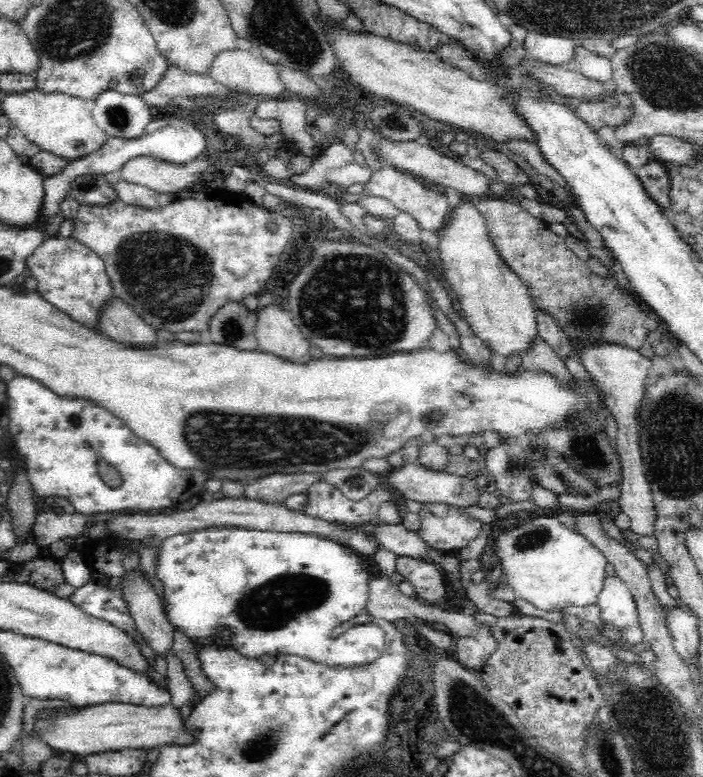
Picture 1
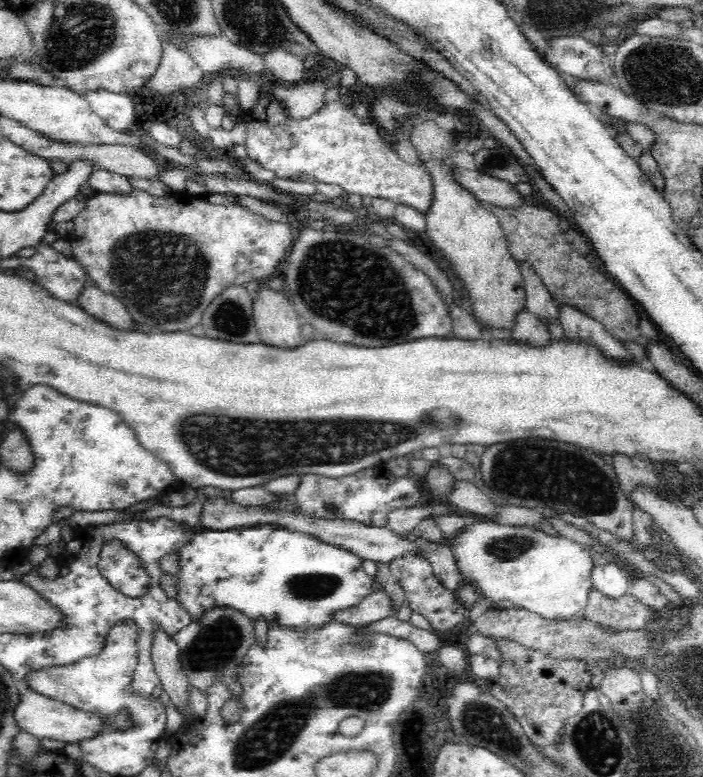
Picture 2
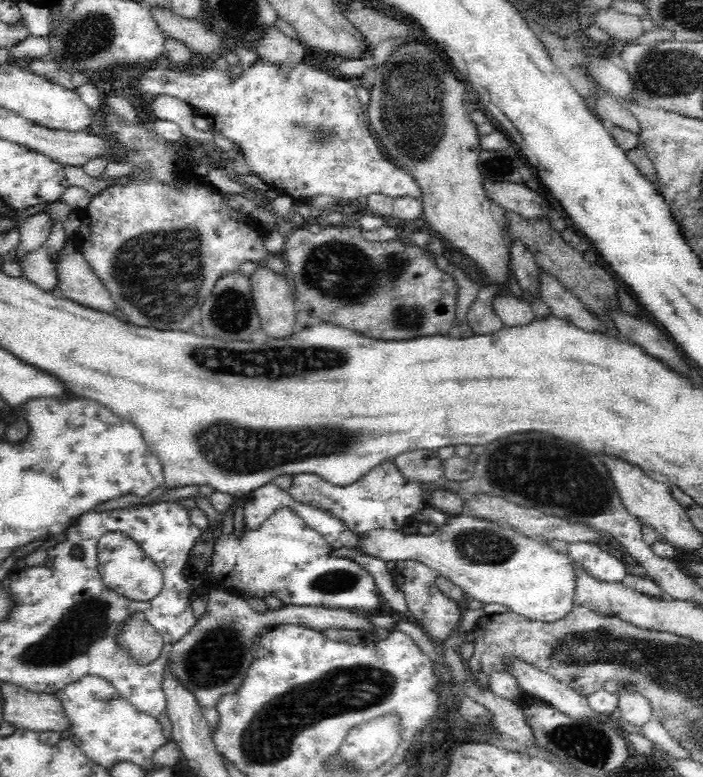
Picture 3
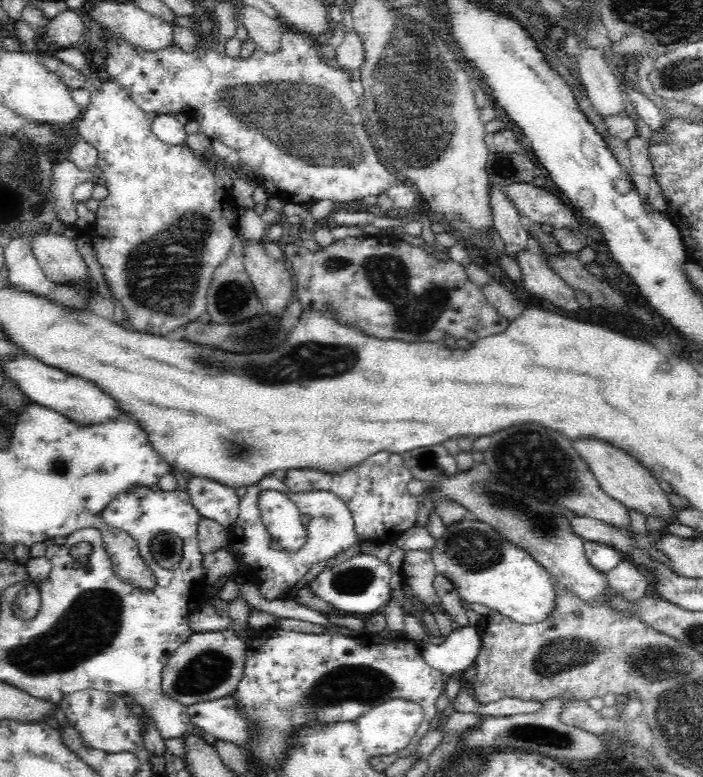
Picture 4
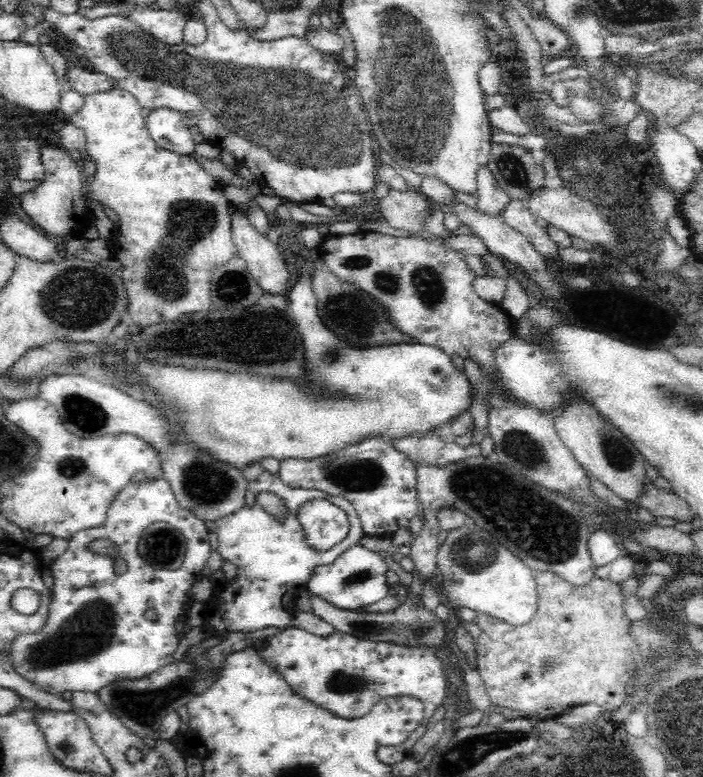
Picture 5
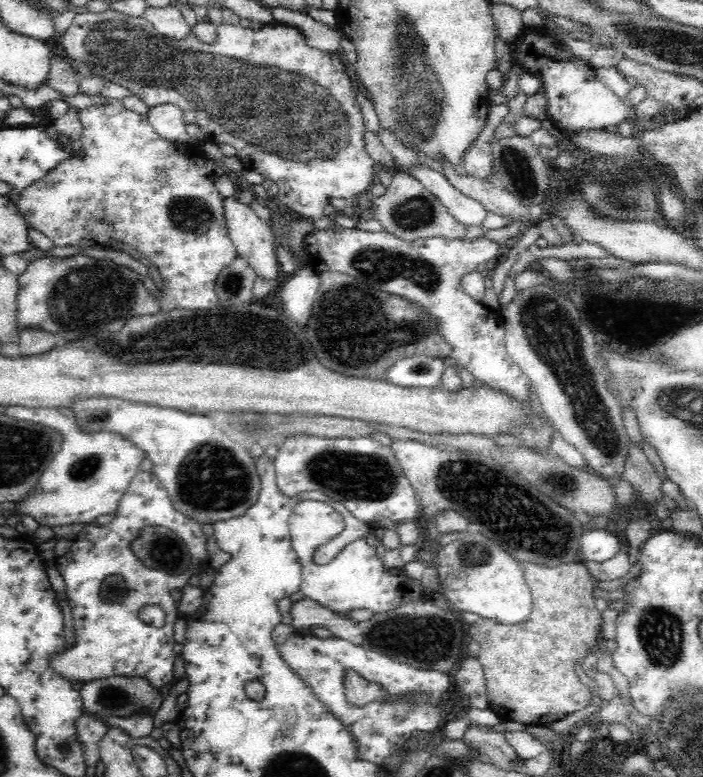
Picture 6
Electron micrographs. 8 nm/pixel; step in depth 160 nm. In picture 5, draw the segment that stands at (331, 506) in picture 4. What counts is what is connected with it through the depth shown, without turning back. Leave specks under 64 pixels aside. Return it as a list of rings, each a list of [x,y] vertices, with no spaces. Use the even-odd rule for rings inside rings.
[[[263,470],[255,480],[249,482],[246,491],[246,504],[236,512],[214,521],[213,540],[215,549],[223,560],[232,562],[237,568],[232,580],[224,578],[218,581],[213,593],[204,602],[205,638],[220,637],[226,639],[232,633],[248,633],[266,628],[287,629],[291,626],[292,604],[299,594],[316,565],[332,565],[347,549],[367,534],[362,530],[359,516],[352,503],[339,497],[336,504],[349,516],[347,535],[327,551],[316,551],[305,540],[304,530],[298,522],[298,506],[302,502],[324,499],[325,492],[313,488],[290,488],[281,481],[277,474]],[[260,493],[274,493],[282,500],[284,516],[276,518],[266,512],[257,502]]]

